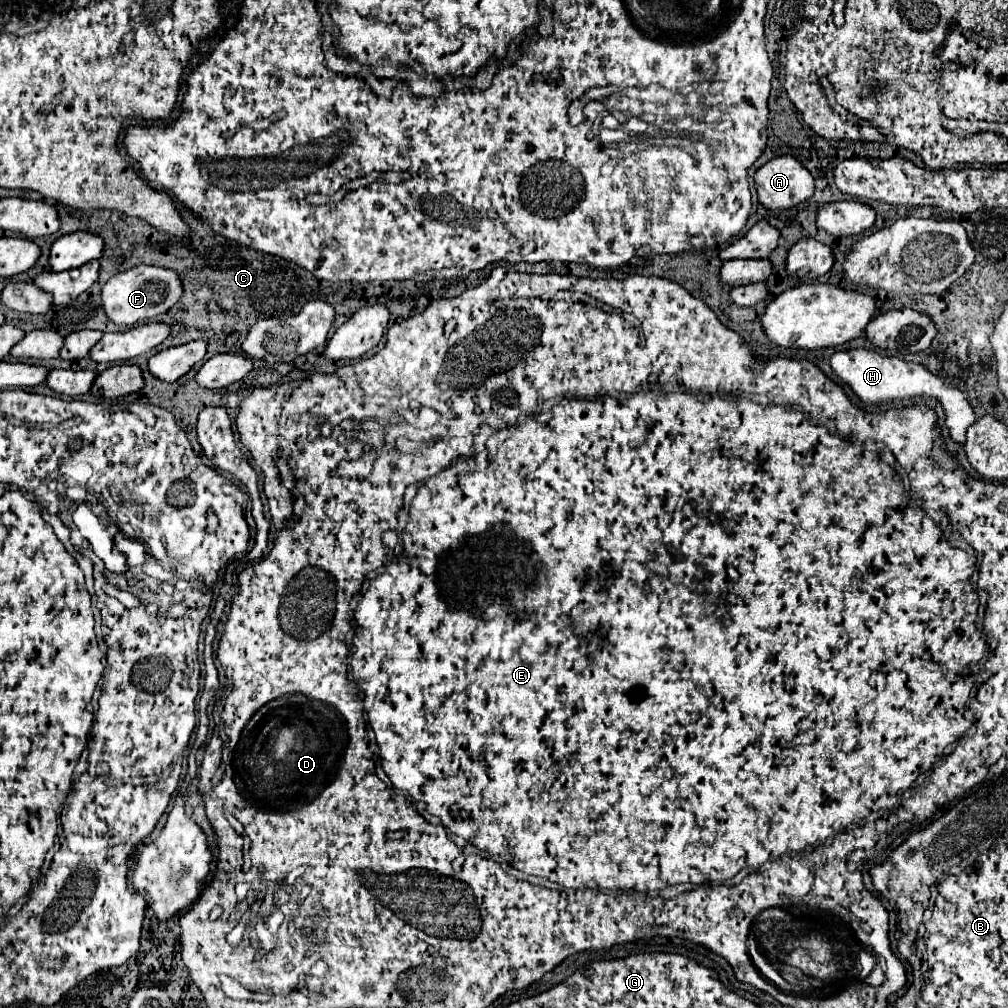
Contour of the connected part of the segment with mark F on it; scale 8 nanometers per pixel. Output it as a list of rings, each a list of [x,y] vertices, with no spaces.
[[[138,265],[110,277],[102,287],[100,299],[104,313],[112,323],[122,327],[134,327],[136,323],[164,315],[180,299],[180,295],[182,295],[182,283],[176,271],[152,265]]]

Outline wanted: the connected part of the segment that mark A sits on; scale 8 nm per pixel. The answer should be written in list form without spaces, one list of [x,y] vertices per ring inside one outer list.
[[[792,155],[772,157],[764,163],[754,175],[754,185],[758,201],[772,211],[796,207],[814,193],[814,177]]]

